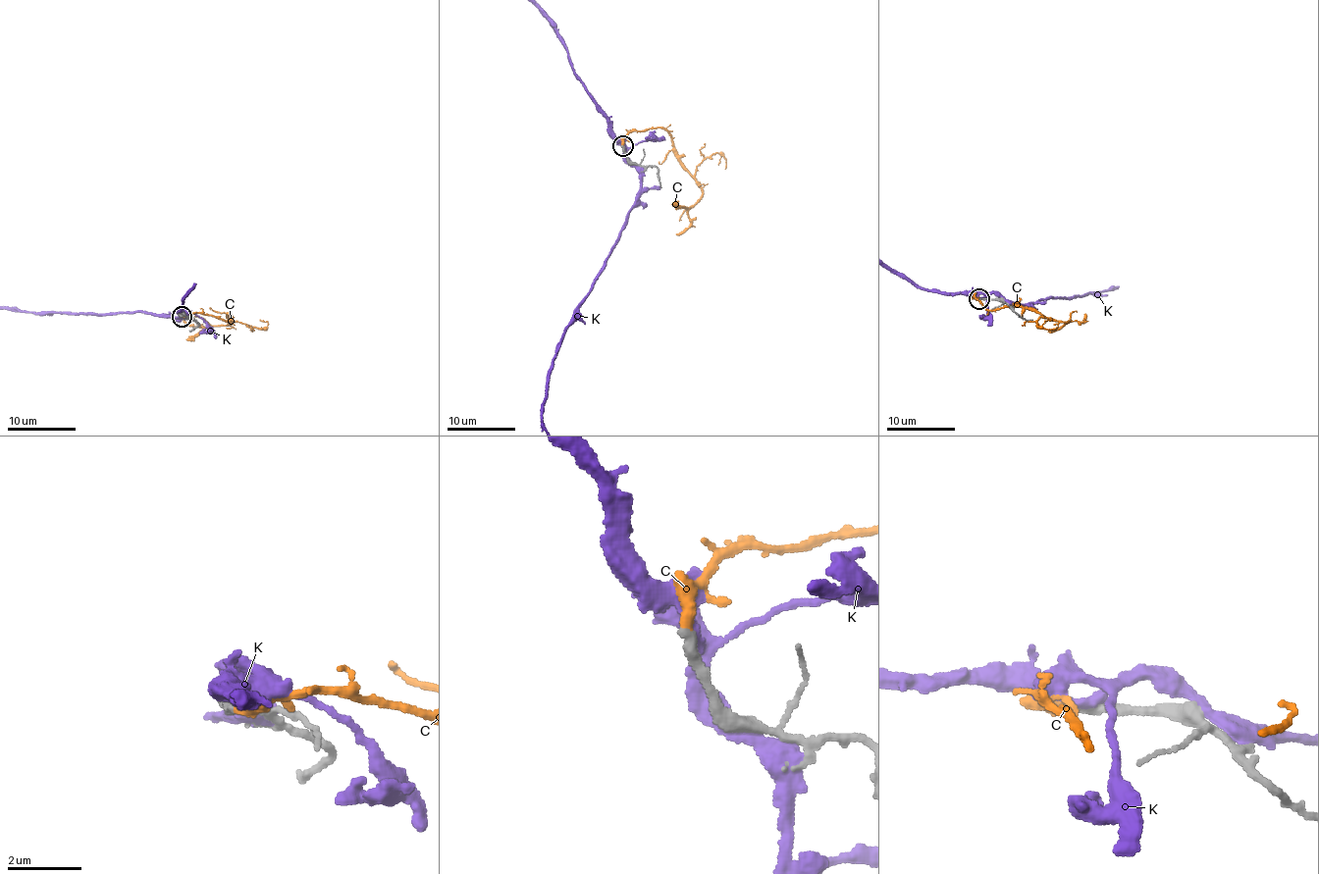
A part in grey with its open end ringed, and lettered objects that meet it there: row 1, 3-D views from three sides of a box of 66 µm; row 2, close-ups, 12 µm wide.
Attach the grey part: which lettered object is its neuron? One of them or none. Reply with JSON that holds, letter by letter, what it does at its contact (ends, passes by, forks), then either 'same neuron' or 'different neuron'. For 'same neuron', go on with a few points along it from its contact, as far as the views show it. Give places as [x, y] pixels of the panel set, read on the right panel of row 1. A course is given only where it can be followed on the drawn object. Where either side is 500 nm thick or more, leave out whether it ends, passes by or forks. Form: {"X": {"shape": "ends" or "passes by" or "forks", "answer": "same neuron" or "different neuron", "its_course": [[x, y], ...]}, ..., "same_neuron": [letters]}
{"C": {"shape": "ends", "answer": "same neuron", "its_course": [[979, 299], [975, 296], [984, 307], [998, 310], [1002, 307], [1023, 306], [1060, 322], [1082, 322], [1084, 313]]}, "K": {"shape": "ends", "answer": "different neuron"}, "same_neuron": ["C"]}

